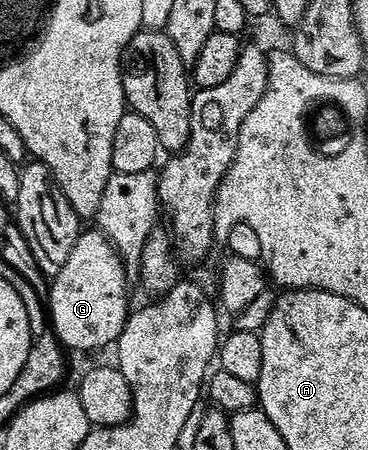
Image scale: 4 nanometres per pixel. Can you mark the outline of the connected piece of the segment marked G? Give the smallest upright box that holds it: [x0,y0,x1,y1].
[46,230,130,352]

